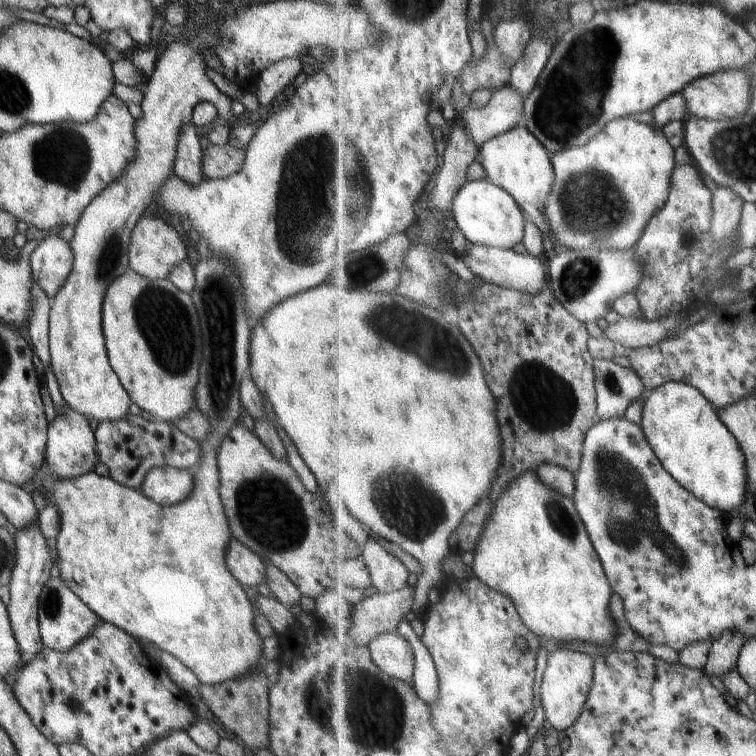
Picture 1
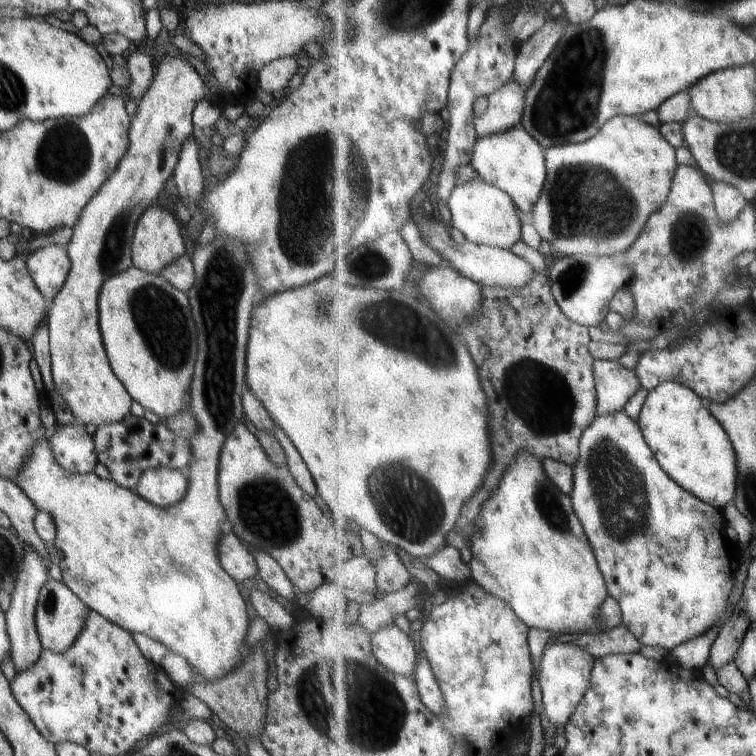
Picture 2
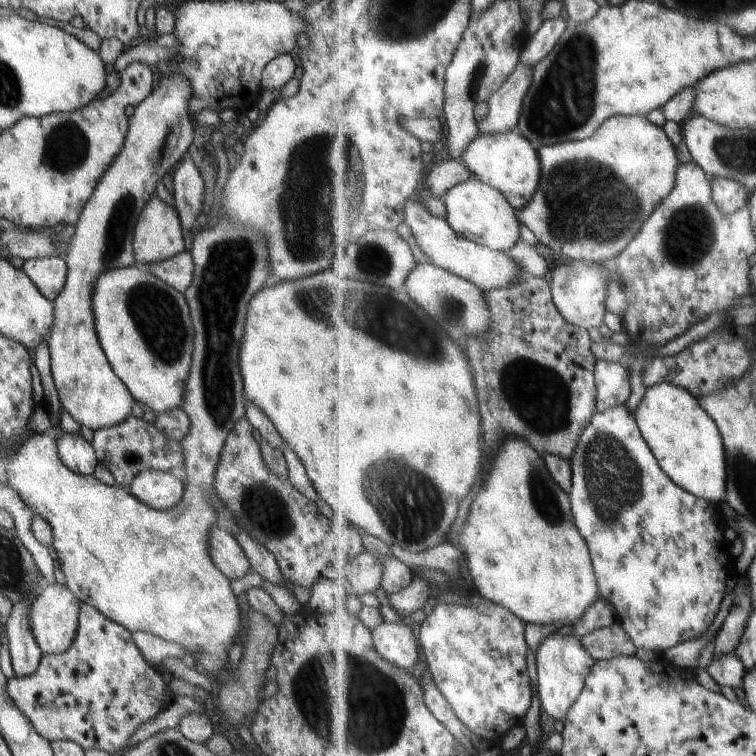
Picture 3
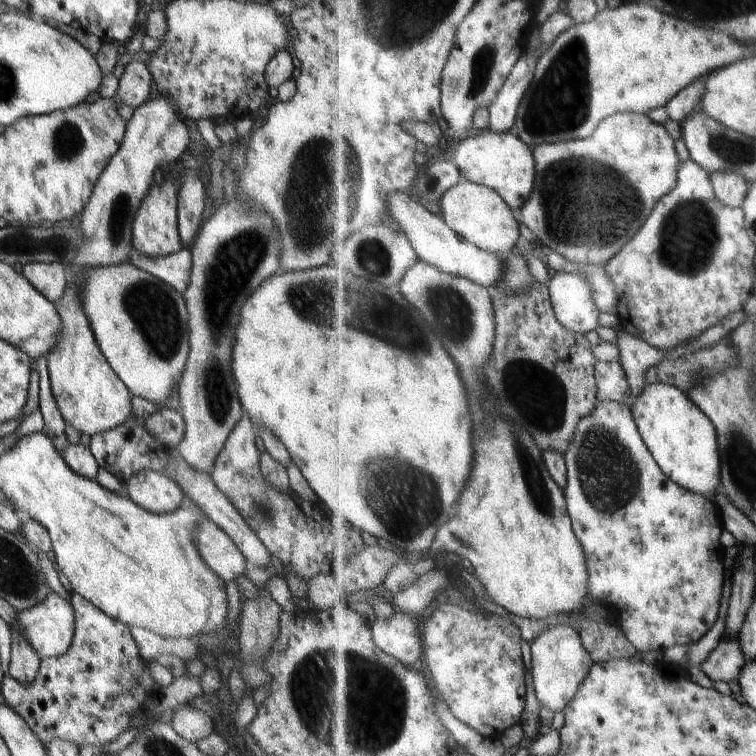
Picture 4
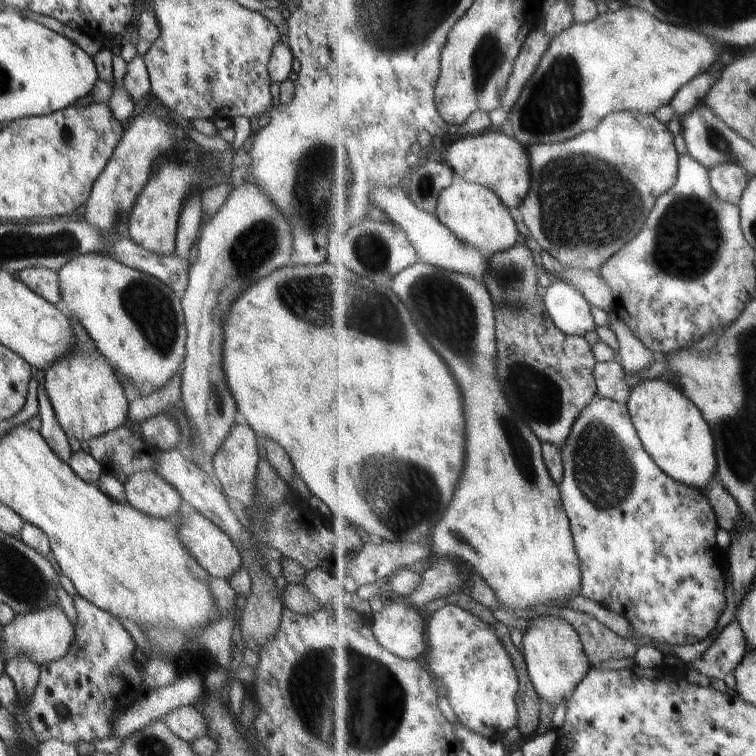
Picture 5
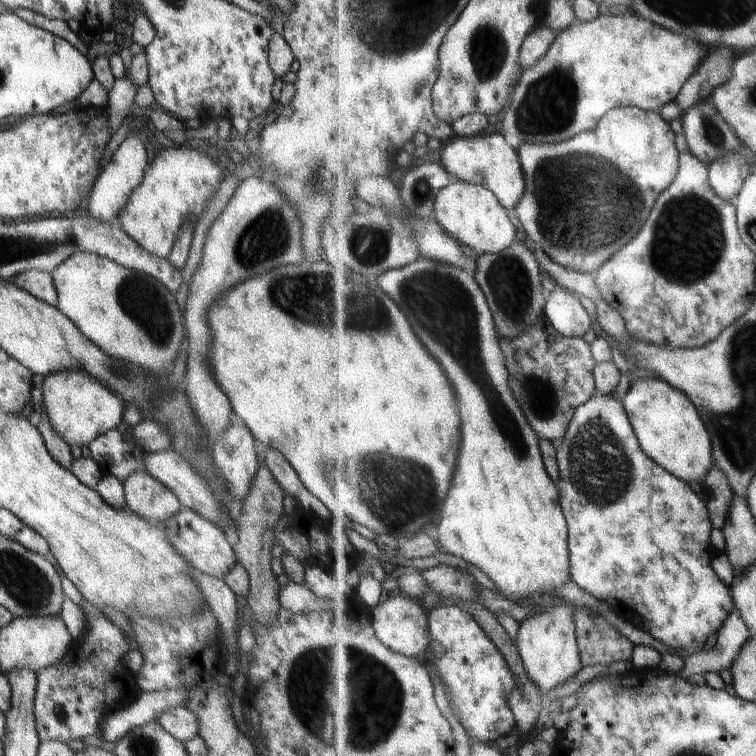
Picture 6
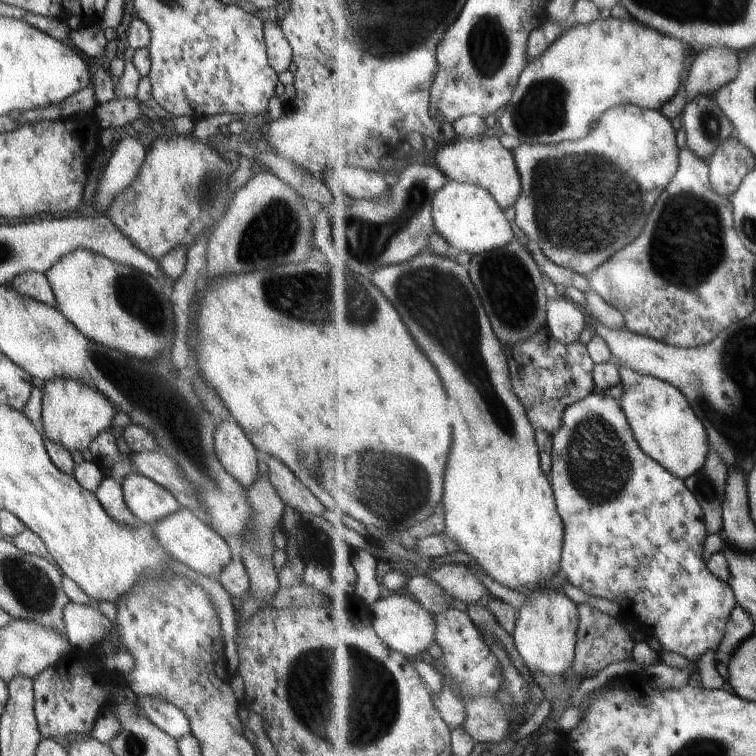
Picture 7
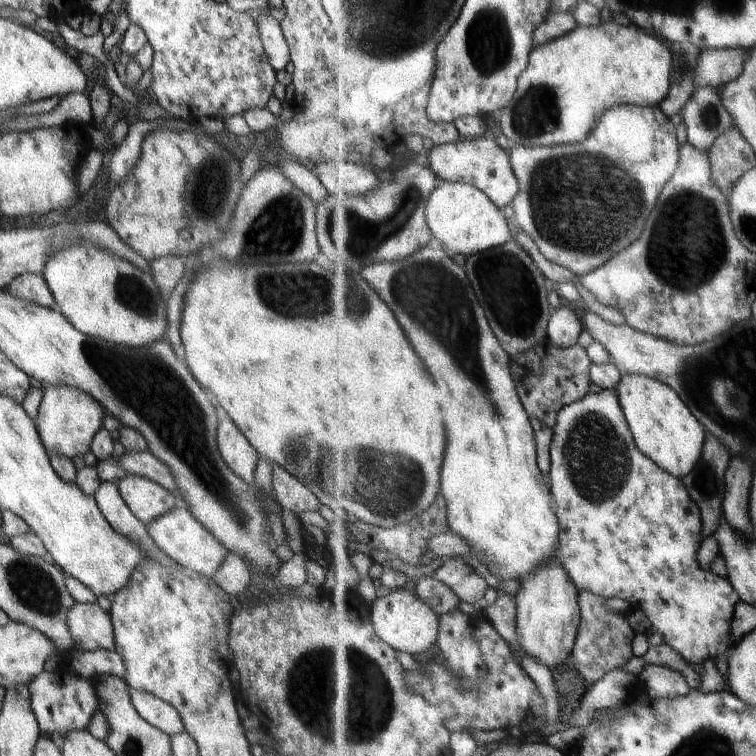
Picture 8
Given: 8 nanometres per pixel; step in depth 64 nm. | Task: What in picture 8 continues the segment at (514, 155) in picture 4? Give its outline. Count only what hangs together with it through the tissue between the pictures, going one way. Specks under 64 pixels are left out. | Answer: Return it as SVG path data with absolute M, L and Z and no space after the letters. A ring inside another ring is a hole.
M490 134L476 139L462 138L456 144L436 145L428 157L430 168L441 179L455 183L476 185L482 192L487 192L498 208L510 206L520 192L520 181L516 178L510 154L496 142Z

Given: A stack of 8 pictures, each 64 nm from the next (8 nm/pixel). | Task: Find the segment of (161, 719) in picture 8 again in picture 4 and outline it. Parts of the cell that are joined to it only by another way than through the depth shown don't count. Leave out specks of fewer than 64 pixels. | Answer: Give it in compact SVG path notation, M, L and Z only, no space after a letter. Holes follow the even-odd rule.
M184 705L175 710L169 725L178 736L193 743L214 733L213 719L191 705Z

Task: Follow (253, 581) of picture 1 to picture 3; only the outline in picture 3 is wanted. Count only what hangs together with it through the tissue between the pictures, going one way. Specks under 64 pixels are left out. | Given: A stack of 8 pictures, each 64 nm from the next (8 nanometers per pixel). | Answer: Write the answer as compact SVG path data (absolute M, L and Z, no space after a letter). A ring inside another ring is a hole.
M217 525L212 526L212 530L208 532L208 556L210 556L212 564L228 580L242 578L250 572L250 559L240 548L236 538Z

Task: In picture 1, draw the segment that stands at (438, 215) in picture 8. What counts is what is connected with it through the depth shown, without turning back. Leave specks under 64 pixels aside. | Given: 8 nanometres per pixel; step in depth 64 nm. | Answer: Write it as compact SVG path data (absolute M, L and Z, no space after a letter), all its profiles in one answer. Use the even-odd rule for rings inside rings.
M489 179L468 181L460 188L455 200L454 218L461 232L473 244L482 244L505 249L516 248L524 242L527 216L508 189L494 184Z

